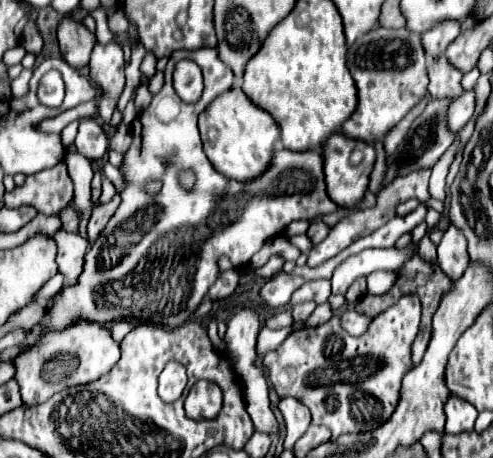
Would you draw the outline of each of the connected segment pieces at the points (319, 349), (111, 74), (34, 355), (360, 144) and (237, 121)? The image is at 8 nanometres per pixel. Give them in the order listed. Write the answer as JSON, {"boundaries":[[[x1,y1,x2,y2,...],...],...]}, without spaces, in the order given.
{"boundaries":[[[415,294,403,296,395,306,381,312,371,322,369,330,357,338,349,336,341,328,339,316,333,314,329,322,317,328,293,330,291,336,287,336,287,340,279,348,263,356,263,366,269,370,269,378,275,386,275,392,279,396,293,396,299,402,307,404,313,414,313,424,327,426,333,432,333,438,339,438,341,434,351,434,351,432,367,432,387,422,391,412,395,410,403,372,407,372,407,368,411,368,413,364,411,344,419,330,419,318,421,318,421,302]],[[115,42,109,44,95,44,89,60,89,70,91,70,91,80,107,92,103,100,97,104,99,106,99,116,105,124,109,124,111,114,117,106,117,98,123,92,125,86,125,72,123,72,123,48]],[[77,322,63,332,49,332,35,348,19,354,11,360,15,368,15,380,21,388,21,398,25,406,41,404,53,394,69,388,93,382,95,378,107,374,119,360,119,342,111,338,111,332,99,324]],[[335,134,327,140,327,144,323,148,323,156,325,156,327,192,329,192,331,200,335,200,343,208,355,208,363,200,363,196,369,188,371,170,373,170,375,158,377,158,373,144,367,144,363,140,351,140,351,138,345,138,343,134]],[[235,84,227,92,219,94,198,117,198,128,203,150,213,164,213,168,227,178,251,180,259,176,273,156,275,144,279,140,279,128,271,114,263,112]]]}

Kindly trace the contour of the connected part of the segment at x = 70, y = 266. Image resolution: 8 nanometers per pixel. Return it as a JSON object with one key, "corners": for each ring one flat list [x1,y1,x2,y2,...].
{"corners":[[57,230,53,234,53,240,57,242,57,250,59,250,57,254,59,272,63,272,67,282,73,284,81,272,81,266,84,265,87,240,75,232,65,232,65,230]]}

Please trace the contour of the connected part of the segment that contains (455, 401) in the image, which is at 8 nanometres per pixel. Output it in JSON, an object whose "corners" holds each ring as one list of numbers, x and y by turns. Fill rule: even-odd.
{"corners":[[449,396,445,404,445,414,447,414,447,424,445,430,449,434,461,434,461,432,471,432,477,420,477,410,467,404,465,400,459,400,457,396]]}

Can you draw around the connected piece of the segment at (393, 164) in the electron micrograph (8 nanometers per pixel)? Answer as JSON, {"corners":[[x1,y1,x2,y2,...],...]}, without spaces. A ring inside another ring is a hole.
{"corners":[[441,98,441,100,429,100,423,114,419,118,415,118,415,122,411,124,411,130,407,134,407,140,395,150,393,156,387,158,387,178,385,178,385,184,389,184,395,176,405,176,409,174,411,170,415,168,429,168,433,166,441,154,451,146,453,142,453,132,449,130,447,126,447,110,451,106,453,98]]}

